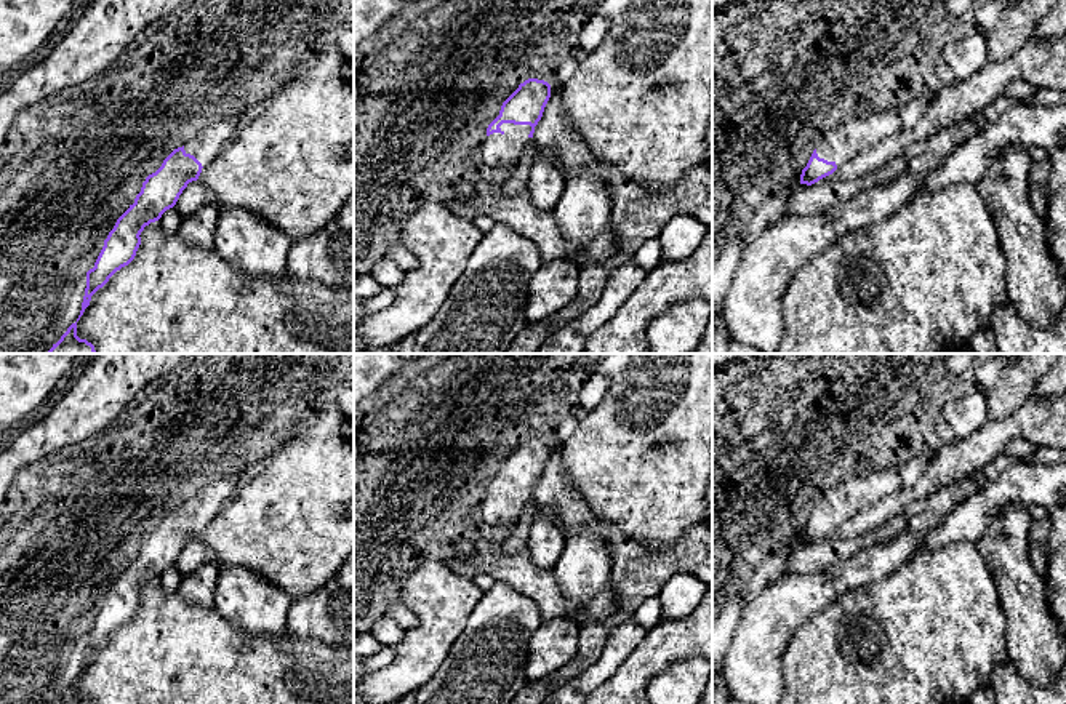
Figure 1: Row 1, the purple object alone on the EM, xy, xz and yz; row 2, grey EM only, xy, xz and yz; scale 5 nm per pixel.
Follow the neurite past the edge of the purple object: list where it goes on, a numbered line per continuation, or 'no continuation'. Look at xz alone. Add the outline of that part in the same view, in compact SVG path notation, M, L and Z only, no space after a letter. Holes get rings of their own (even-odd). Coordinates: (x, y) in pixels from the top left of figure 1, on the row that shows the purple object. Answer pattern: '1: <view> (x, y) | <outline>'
1: xz (498, 149) | M503 123L499 133L493 133L482 142L483 165L491 168L519 163L523 147L530 141L530 125Z

